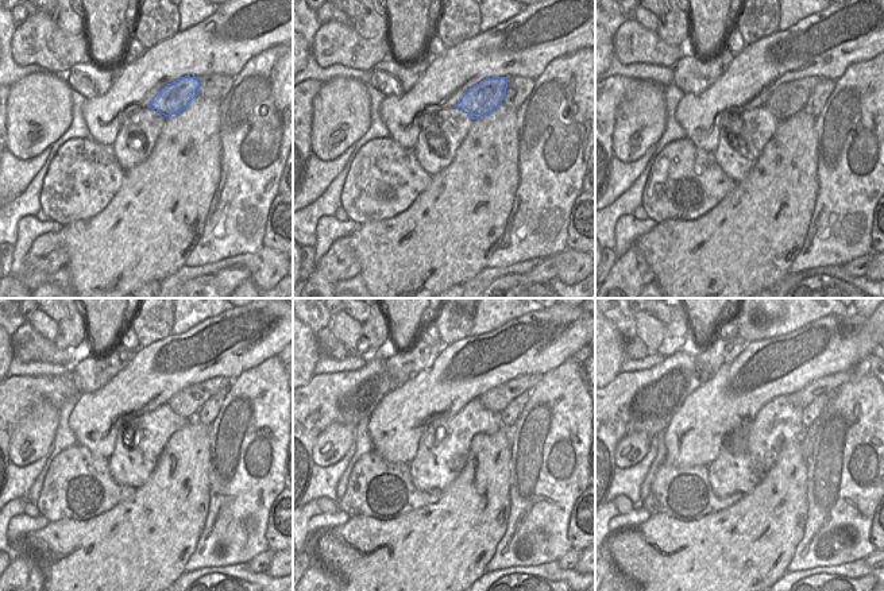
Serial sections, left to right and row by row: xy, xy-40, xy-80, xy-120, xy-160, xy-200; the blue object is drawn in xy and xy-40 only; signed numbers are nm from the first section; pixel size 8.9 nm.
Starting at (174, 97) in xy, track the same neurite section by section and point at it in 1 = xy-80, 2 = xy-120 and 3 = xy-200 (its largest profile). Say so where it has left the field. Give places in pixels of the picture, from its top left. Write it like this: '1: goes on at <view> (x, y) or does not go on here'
1: goes on at xy-80 (790, 97)
2: goes on at xy-120 (186, 402)
3: goes on at xy-200 (826, 385)

